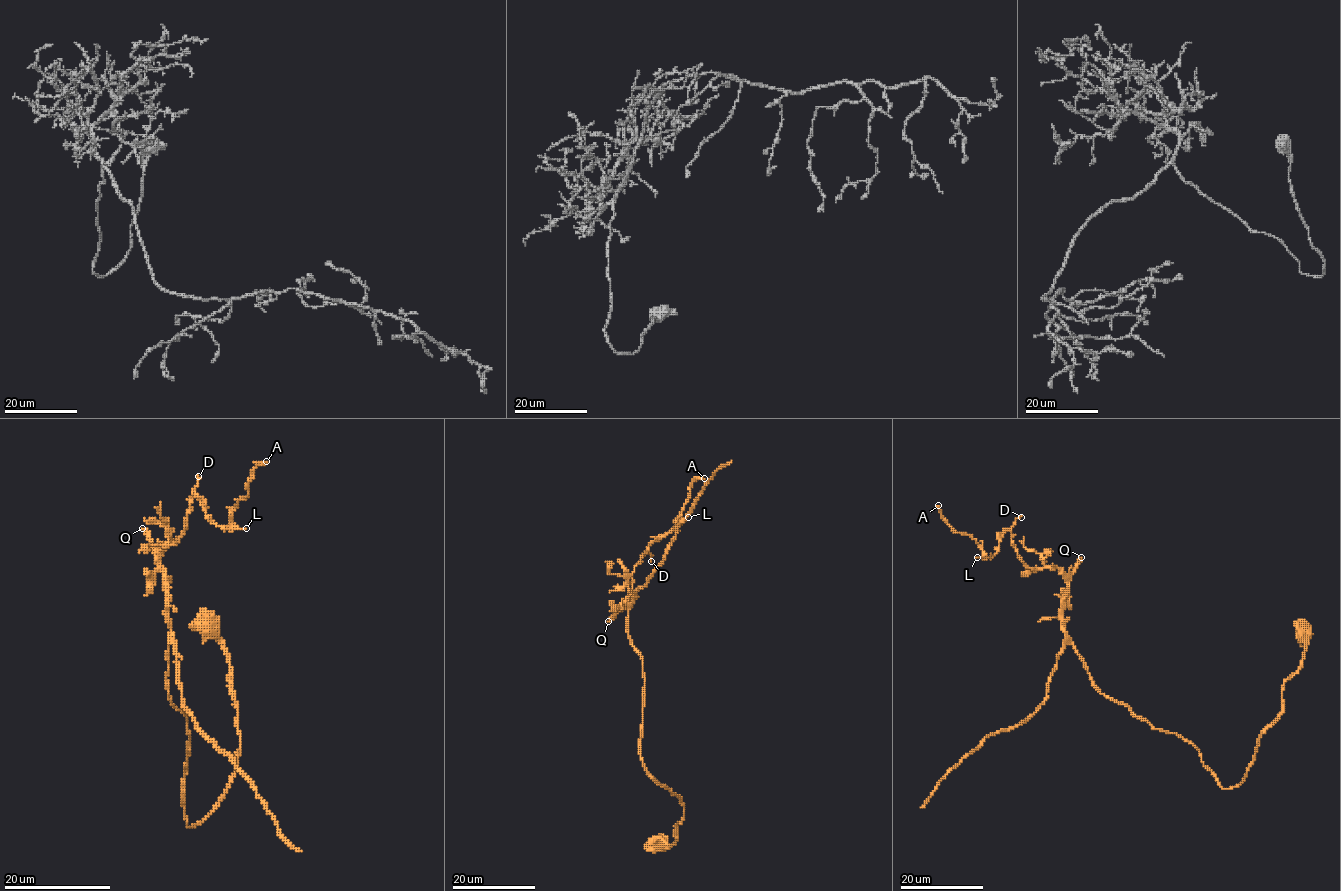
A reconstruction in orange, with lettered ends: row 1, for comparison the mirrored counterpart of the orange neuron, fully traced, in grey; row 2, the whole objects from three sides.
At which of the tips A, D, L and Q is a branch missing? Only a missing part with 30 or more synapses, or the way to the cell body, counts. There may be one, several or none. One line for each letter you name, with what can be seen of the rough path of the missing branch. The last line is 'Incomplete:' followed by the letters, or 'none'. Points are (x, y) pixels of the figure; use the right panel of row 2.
Q: course (1081, 557), (1084, 529), (1079, 524), (1072, 499), (1053, 499), (1026, 517), (997, 523), (999, 539), (997, 531)
Incomplete: Q

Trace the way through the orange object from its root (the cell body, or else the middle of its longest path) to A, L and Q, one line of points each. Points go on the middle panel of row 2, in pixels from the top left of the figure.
A: (658, 844), (676, 840), (683, 805), (642, 762), (643, 660), (620, 605), (648, 545), (704, 478)
L: (658, 844), (676, 840), (683, 805), (642, 762), (643, 660), (620, 605), (648, 545), (688, 517)
Q: (658, 844), (676, 840), (683, 805), (642, 762), (645, 677), (641, 655), (626, 631), (627, 602), (608, 621)

